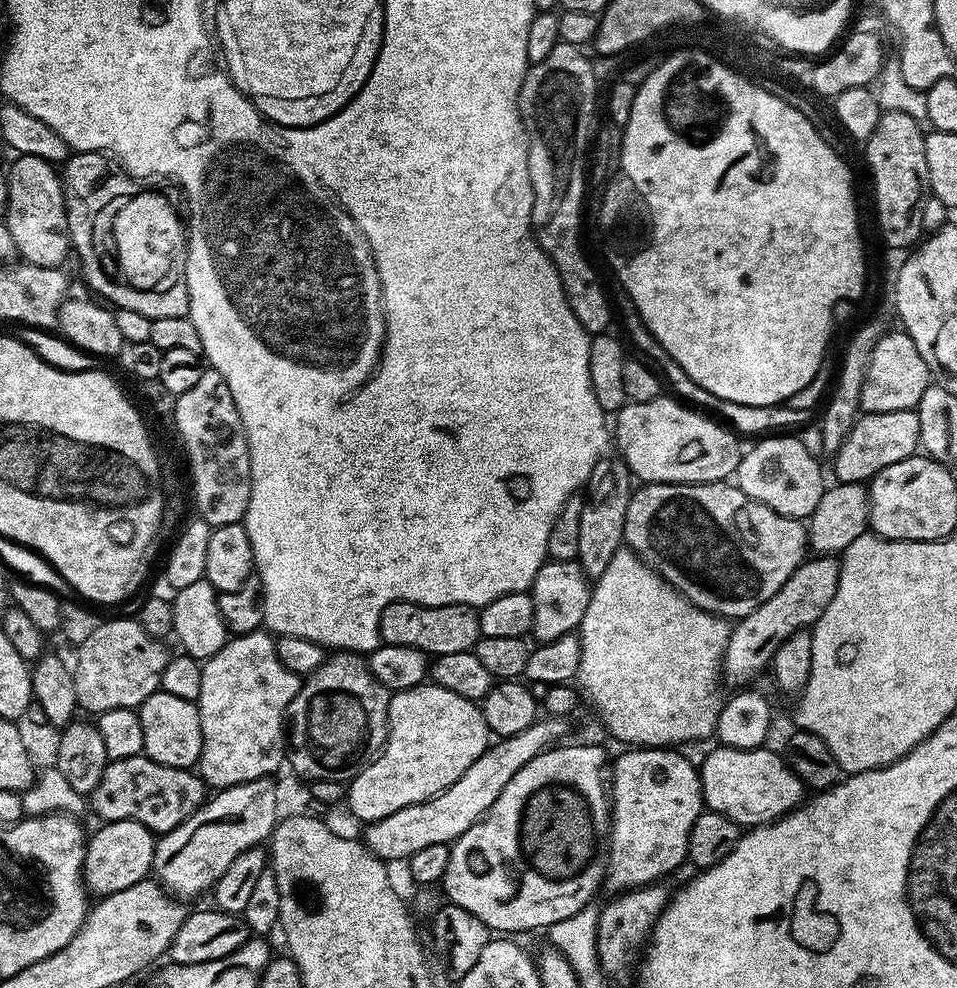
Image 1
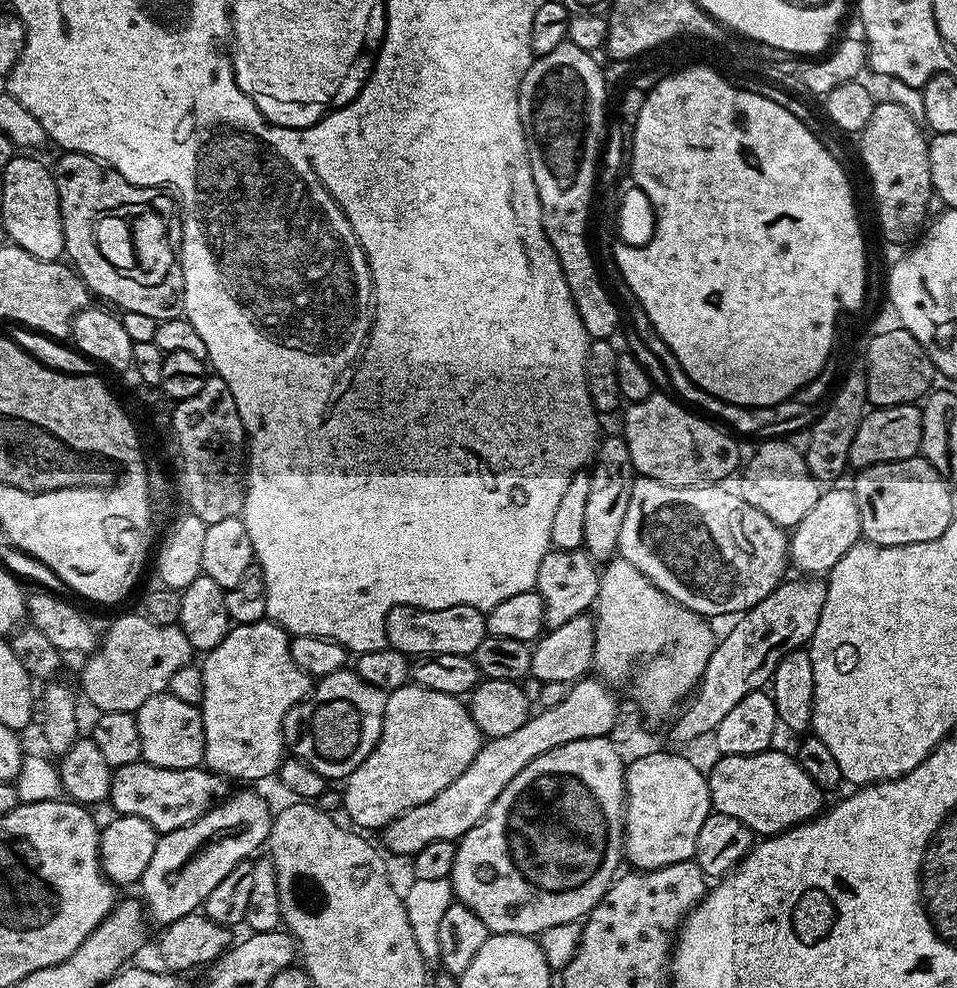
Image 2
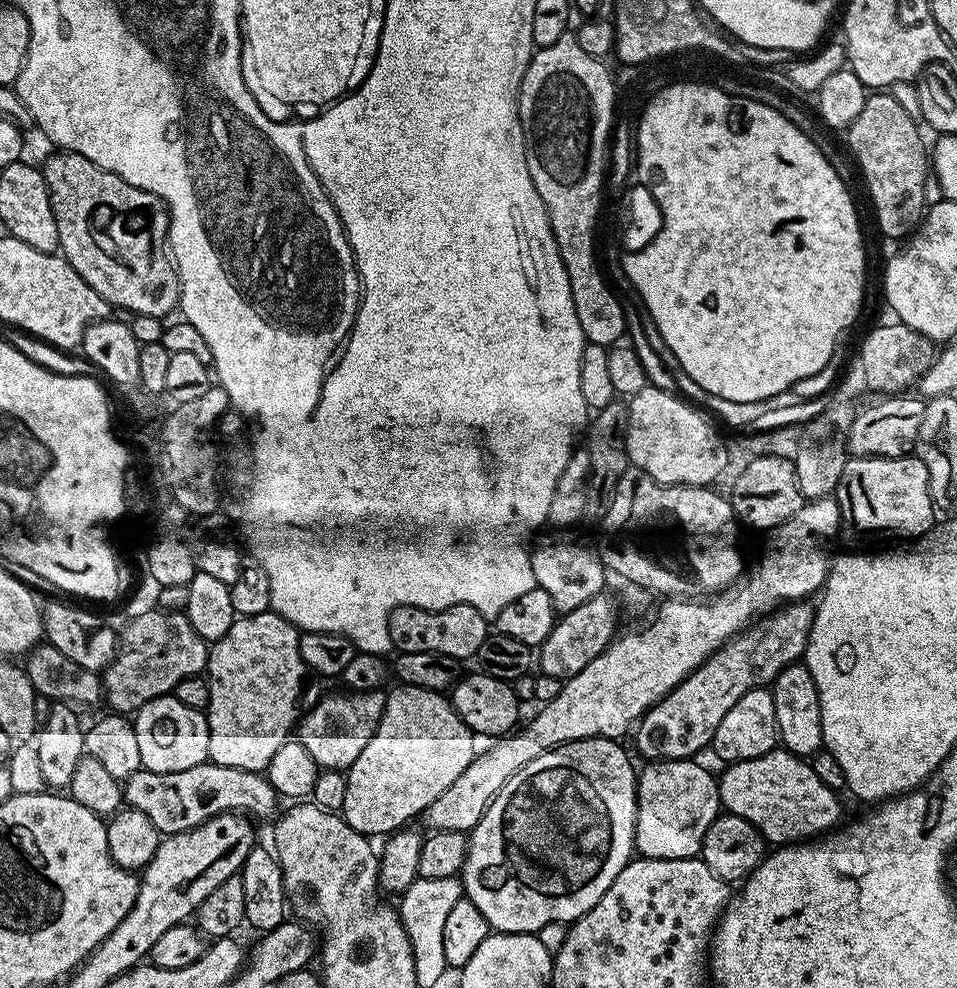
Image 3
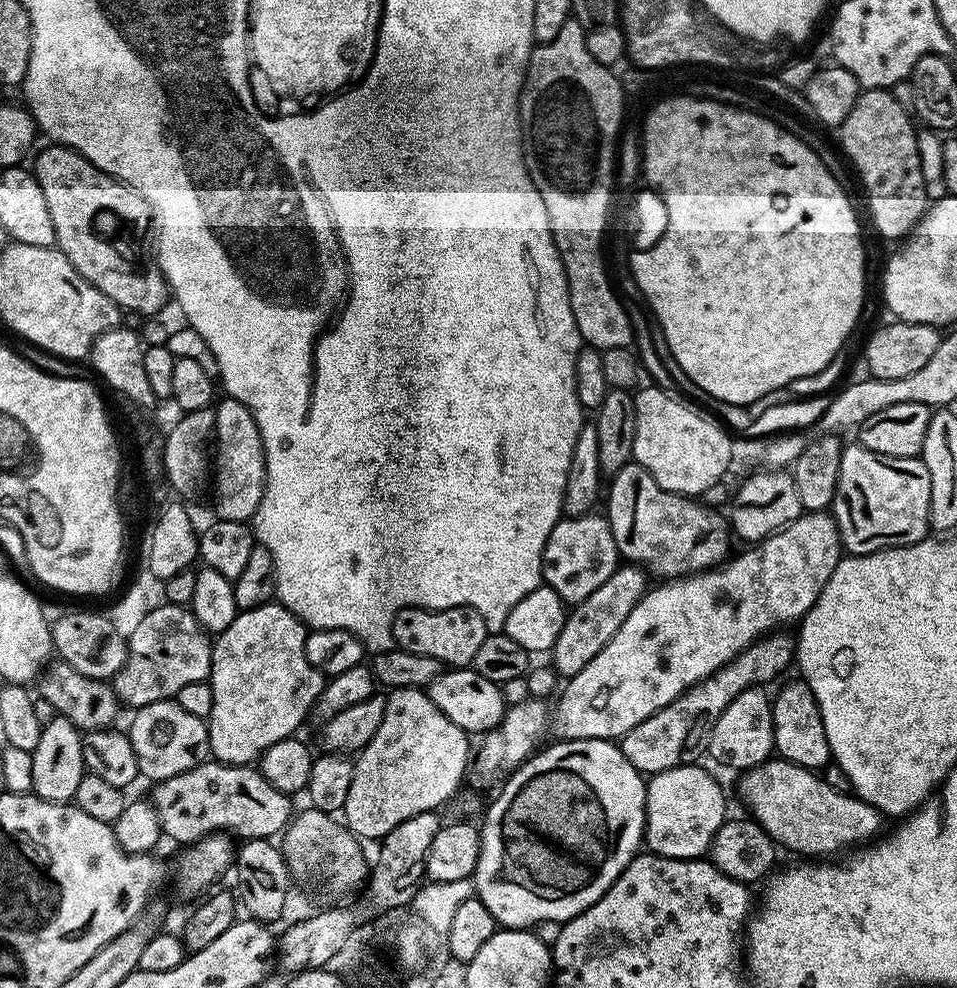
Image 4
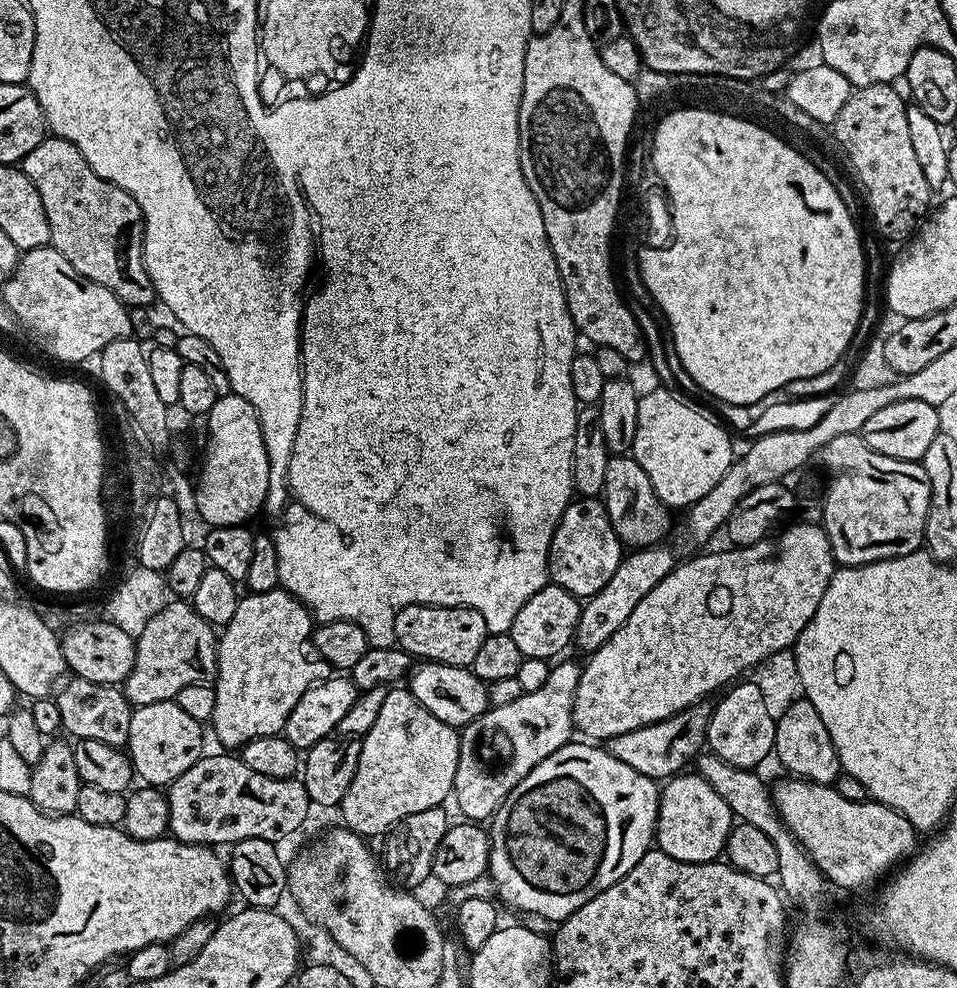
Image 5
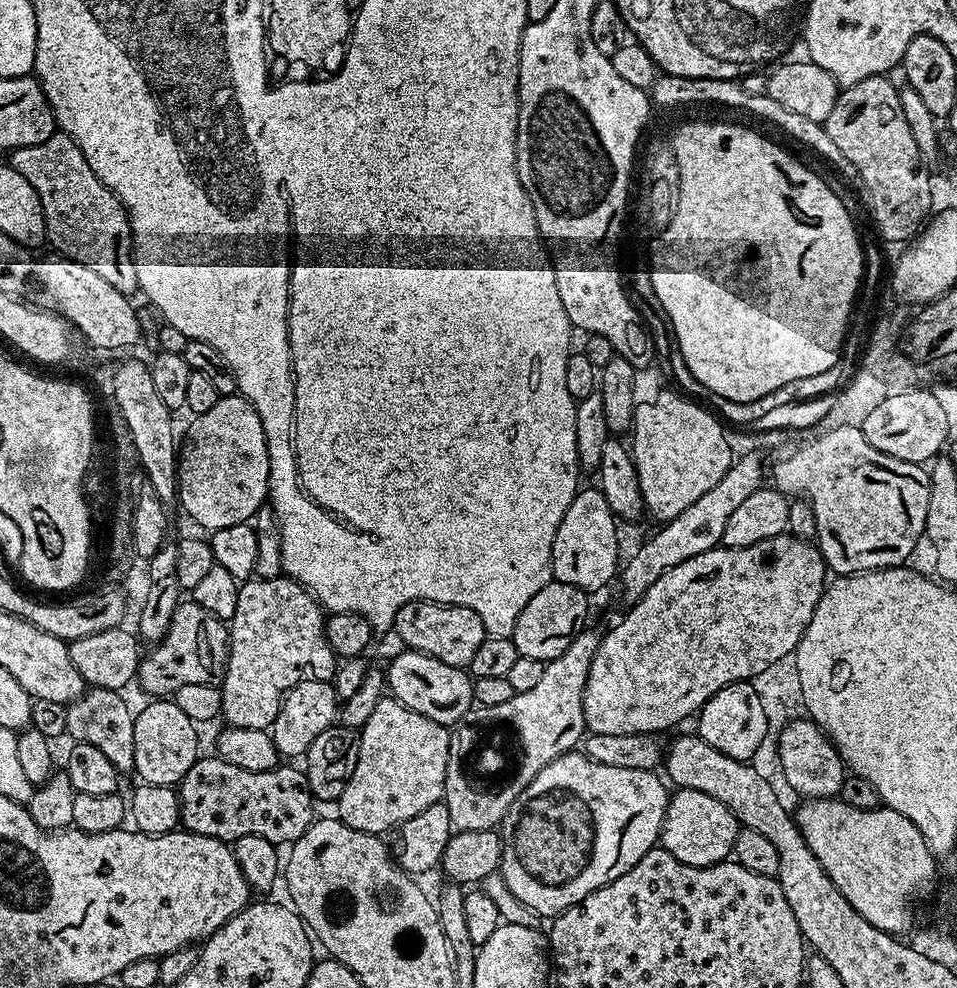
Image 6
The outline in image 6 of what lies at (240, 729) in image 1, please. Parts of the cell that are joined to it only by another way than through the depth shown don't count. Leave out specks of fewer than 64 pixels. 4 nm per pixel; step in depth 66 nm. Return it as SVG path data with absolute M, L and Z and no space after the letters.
M283 574L261 580L243 581L238 590L238 606L228 633L228 665L222 683L222 716L234 727L271 729L278 718L280 702L285 692L303 680L332 680L336 675L338 657L326 638L326 613L320 601L297 580Z

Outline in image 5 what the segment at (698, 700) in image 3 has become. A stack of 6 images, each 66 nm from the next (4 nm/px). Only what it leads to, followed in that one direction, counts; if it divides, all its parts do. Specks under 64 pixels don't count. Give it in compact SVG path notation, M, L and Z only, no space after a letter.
M708 702L691 704L678 714L666 718L662 722L654 722L650 726L642 726L638 730L629 730L627 734L618 734L606 741L610 755L618 758L618 762L626 762L638 774L646 774L653 778L671 778L683 773L684 768L693 763L701 755L708 738L708 723L712 717L713 705Z

